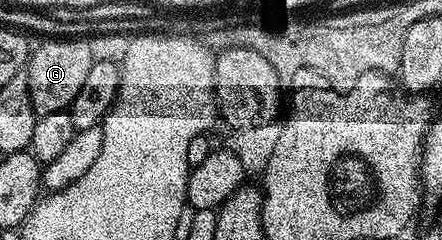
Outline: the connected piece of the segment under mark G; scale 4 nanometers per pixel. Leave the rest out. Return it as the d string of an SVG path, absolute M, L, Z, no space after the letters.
M55 36L50 40L43 40L36 50L34 47L30 51L25 73L36 115L61 112L70 107L89 73L89 68L93 68L97 60L97 54L91 51L90 44L92 43L86 37Z

